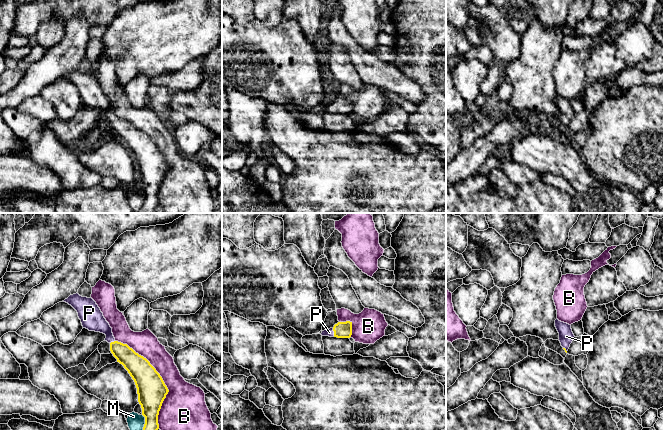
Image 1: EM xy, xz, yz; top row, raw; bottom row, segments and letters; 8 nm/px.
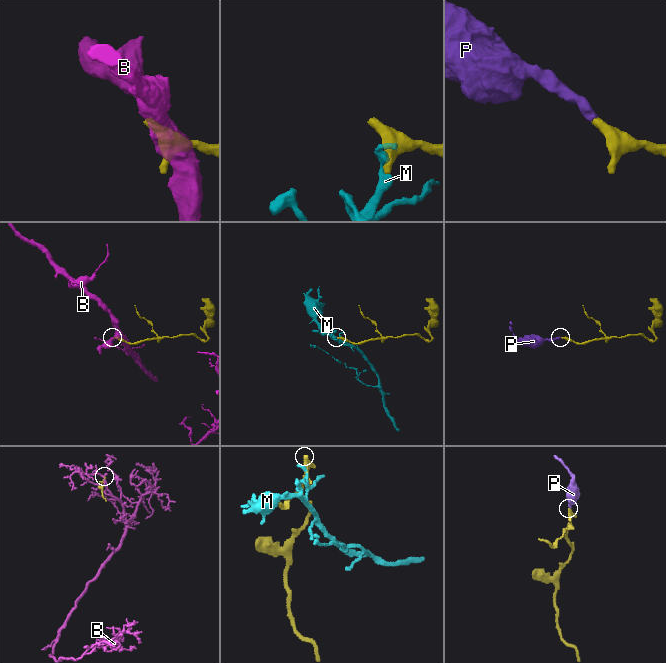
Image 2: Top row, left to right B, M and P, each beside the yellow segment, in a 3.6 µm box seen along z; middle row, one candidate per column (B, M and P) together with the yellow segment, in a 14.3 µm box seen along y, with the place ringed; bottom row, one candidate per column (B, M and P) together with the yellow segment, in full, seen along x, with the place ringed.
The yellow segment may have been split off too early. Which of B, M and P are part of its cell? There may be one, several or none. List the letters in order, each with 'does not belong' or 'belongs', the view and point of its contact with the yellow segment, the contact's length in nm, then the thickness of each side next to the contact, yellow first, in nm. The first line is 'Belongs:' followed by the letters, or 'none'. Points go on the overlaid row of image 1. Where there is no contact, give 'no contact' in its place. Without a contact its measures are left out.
Belongs: P
B: does not belong; contact xy (161, 378); length 800 nm; calibres 240 and 280 nm
M: does not belong; contact xy (145, 422); length 130 nm; calibres 220 and 130 nm
P: belongs; contact xz (334, 332); length 70 nm; calibres 130 and 60 nm

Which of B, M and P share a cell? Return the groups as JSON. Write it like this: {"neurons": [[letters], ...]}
{"neurons": [["B"], ["M"], ["P"]]}

